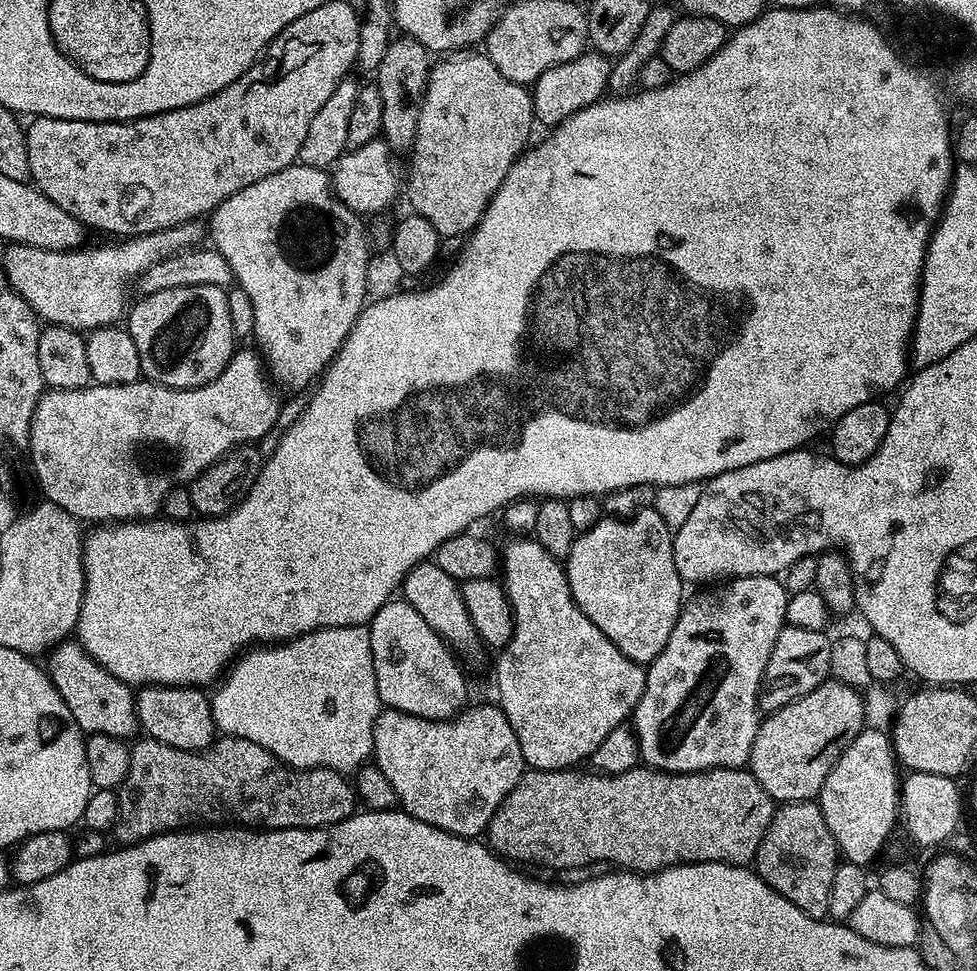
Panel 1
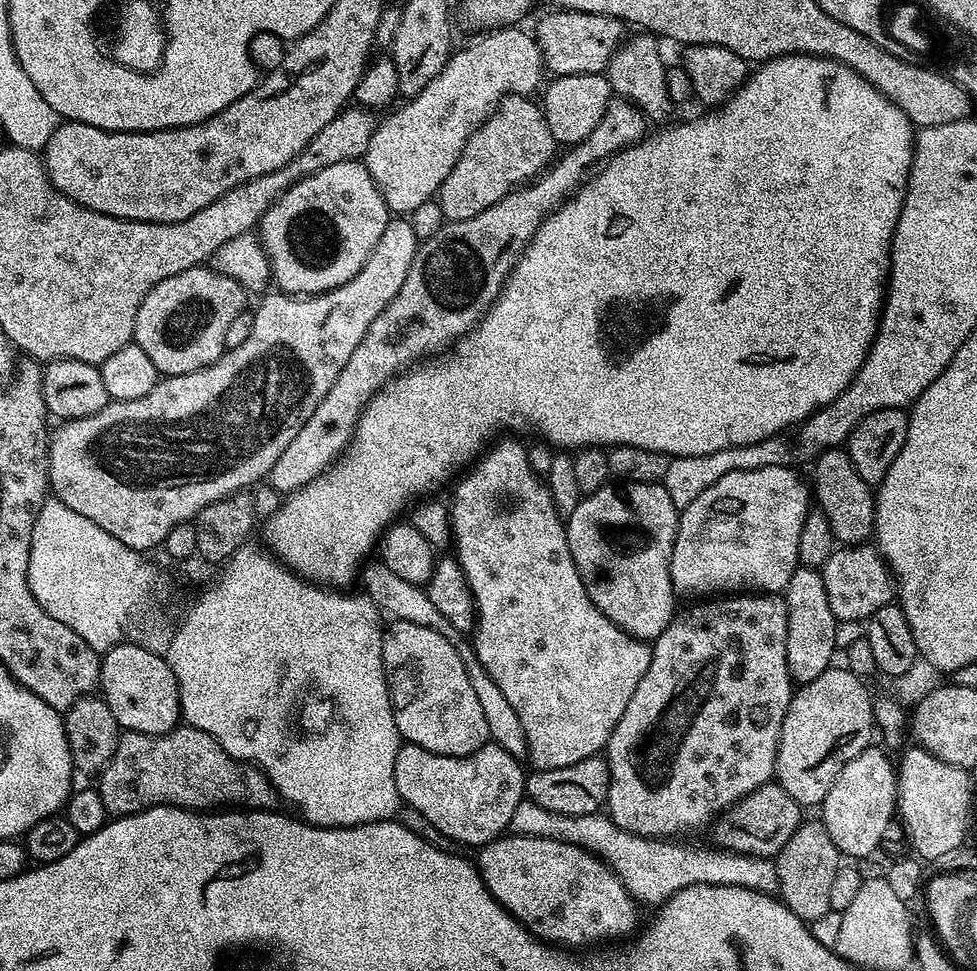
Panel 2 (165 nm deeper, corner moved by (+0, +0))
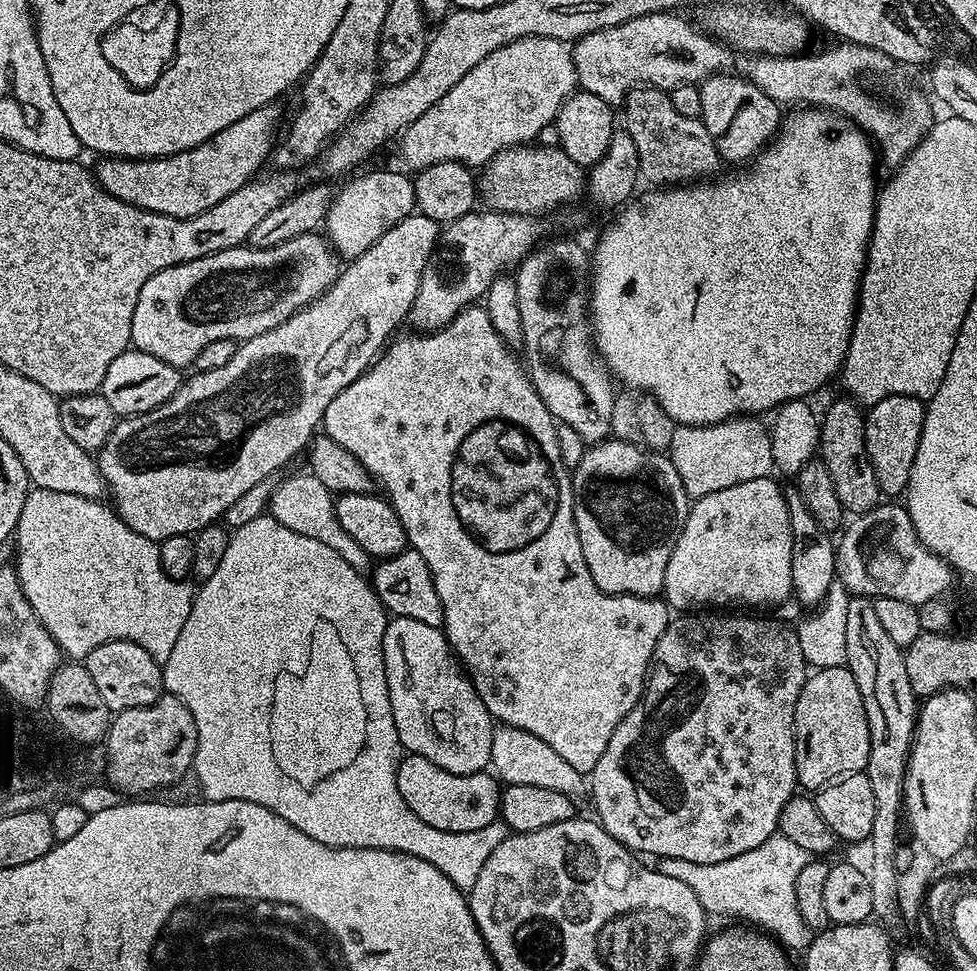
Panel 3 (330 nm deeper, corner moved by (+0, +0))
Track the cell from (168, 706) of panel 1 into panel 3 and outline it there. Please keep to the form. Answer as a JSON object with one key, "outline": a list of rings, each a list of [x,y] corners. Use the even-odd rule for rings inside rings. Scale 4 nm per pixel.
{"outline":[[[125,640],[106,642],[98,646],[98,650],[90,650],[90,654],[84,657],[82,663],[90,670],[90,678],[94,678],[94,686],[98,686],[98,694],[102,694],[102,702],[106,702],[106,706],[113,713],[127,708],[150,706],[164,692],[164,673],[161,665],[156,664],[154,658],[150,658],[150,654],[146,654],[146,650],[142,650],[142,646],[134,642]]]}

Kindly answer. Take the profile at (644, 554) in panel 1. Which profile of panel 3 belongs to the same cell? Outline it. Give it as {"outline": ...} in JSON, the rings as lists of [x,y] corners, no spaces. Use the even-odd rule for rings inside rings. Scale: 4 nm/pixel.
{"outline":[[[609,438],[599,444],[591,445],[585,451],[582,462],[571,473],[572,505],[574,506],[574,522],[578,530],[578,538],[582,542],[582,558],[586,558],[586,566],[590,566],[590,578],[594,578],[594,586],[606,594],[615,596],[654,596],[659,597],[666,582],[666,562],[670,562],[670,554],[678,542],[680,532],[688,517],[690,501],[682,486],[682,478],[678,478],[678,470],[674,470],[671,459],[663,452],[649,452],[647,448],[639,448],[625,440]]]}

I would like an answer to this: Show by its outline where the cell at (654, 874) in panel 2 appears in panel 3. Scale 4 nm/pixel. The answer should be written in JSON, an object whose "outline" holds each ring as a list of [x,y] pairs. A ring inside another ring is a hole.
{"outline":[[[777,832],[753,850],[723,862],[696,863],[662,858],[658,870],[694,890],[705,913],[737,915],[750,920],[754,923],[751,925],[769,932],[785,949],[804,952],[813,940],[814,930],[806,925],[799,913],[795,887],[798,875],[809,859],[809,853],[802,850],[802,846]]]}

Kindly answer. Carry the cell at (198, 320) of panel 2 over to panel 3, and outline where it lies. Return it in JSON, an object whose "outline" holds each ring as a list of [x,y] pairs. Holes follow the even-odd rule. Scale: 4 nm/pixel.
{"outline":[[[316,232],[295,236],[269,248],[227,248],[206,258],[158,270],[158,274],[154,274],[154,278],[142,286],[142,294],[138,294],[138,306],[134,306],[131,347],[138,352],[154,354],[154,358],[162,358],[162,362],[175,368],[187,369],[187,364],[188,367],[195,365],[199,352],[208,343],[218,342],[218,338],[243,342],[278,326],[326,291],[341,271],[341,257],[333,251],[327,239]]]}

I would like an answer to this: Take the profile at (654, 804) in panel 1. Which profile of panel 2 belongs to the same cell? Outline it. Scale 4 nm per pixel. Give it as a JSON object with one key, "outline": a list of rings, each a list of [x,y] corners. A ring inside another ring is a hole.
{"outline":[[[769,782],[758,786],[750,794],[738,801],[734,807],[729,808],[711,825],[712,832],[711,843],[717,849],[725,849],[730,852],[737,852],[740,855],[763,856],[774,858],[794,838],[794,830],[802,822],[802,805],[794,802],[786,790],[775,782]]]}

